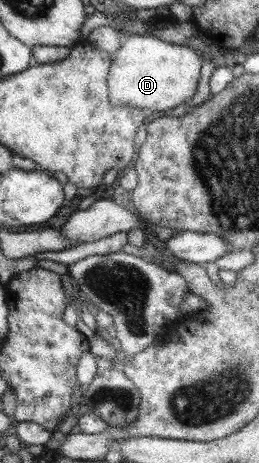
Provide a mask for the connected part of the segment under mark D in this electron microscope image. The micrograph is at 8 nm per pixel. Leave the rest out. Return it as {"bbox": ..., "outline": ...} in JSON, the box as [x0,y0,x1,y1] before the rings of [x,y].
{"bbox":[106,34,201,115],"outline":[[[151,34],[129,35],[126,41],[112,56],[110,73],[106,77],[109,83],[110,105],[131,105],[143,109],[148,115],[156,115],[160,111],[173,109],[179,103],[186,103],[187,99],[195,93],[197,77],[199,77],[199,65],[201,59],[193,53],[193,49],[175,45],[174,43],[161,41]]]}

